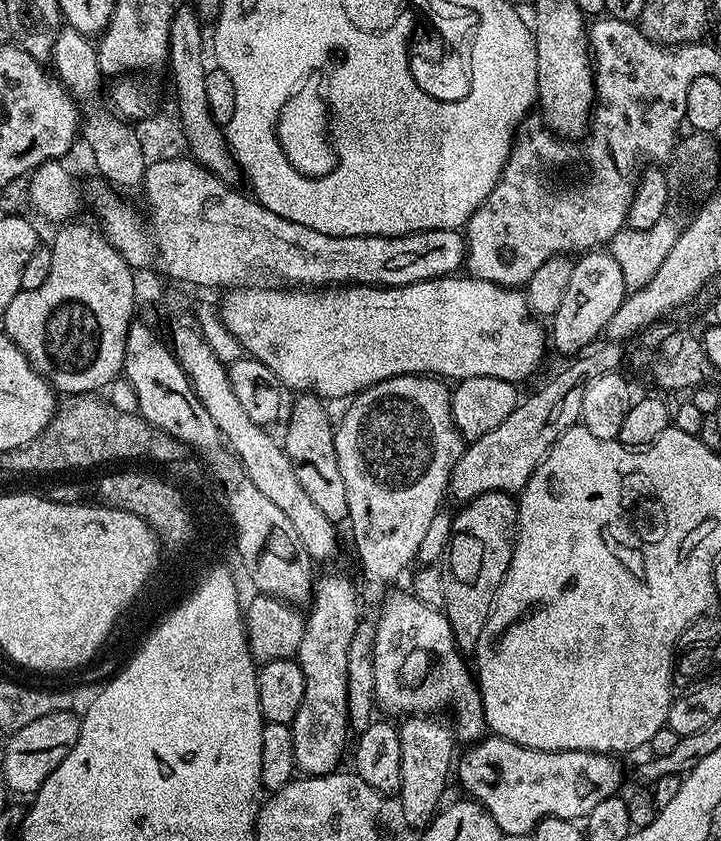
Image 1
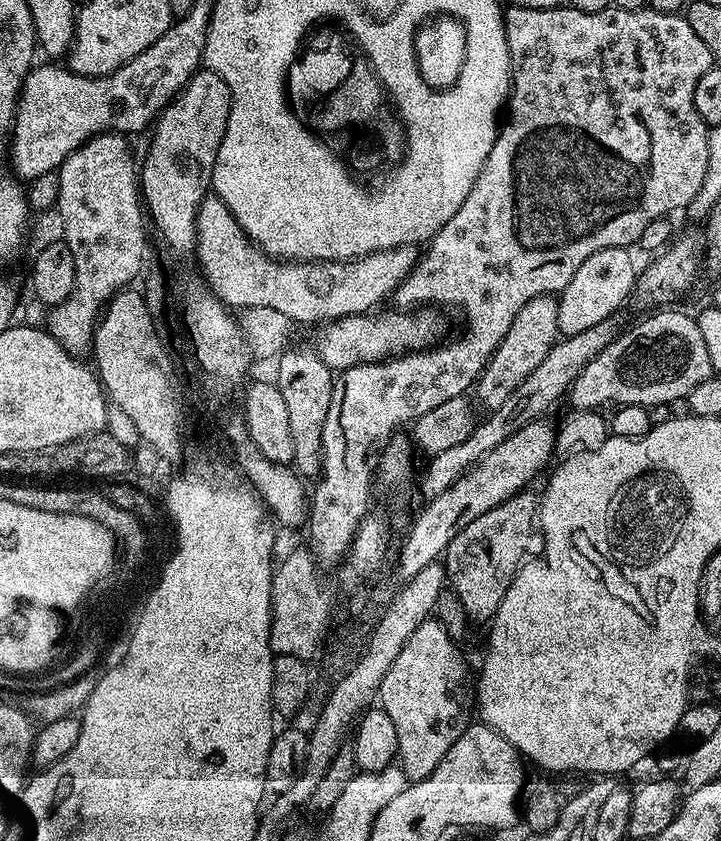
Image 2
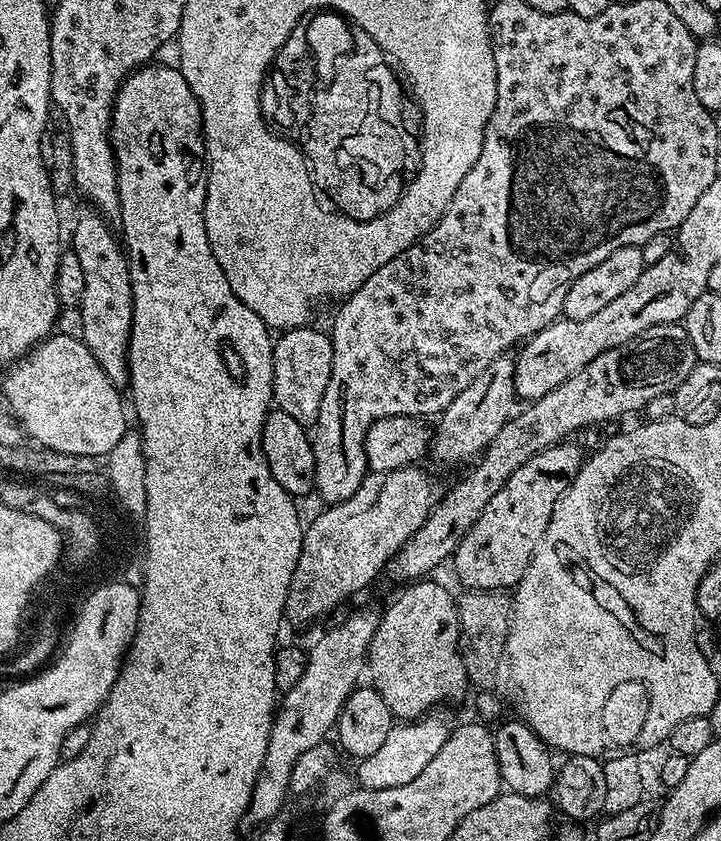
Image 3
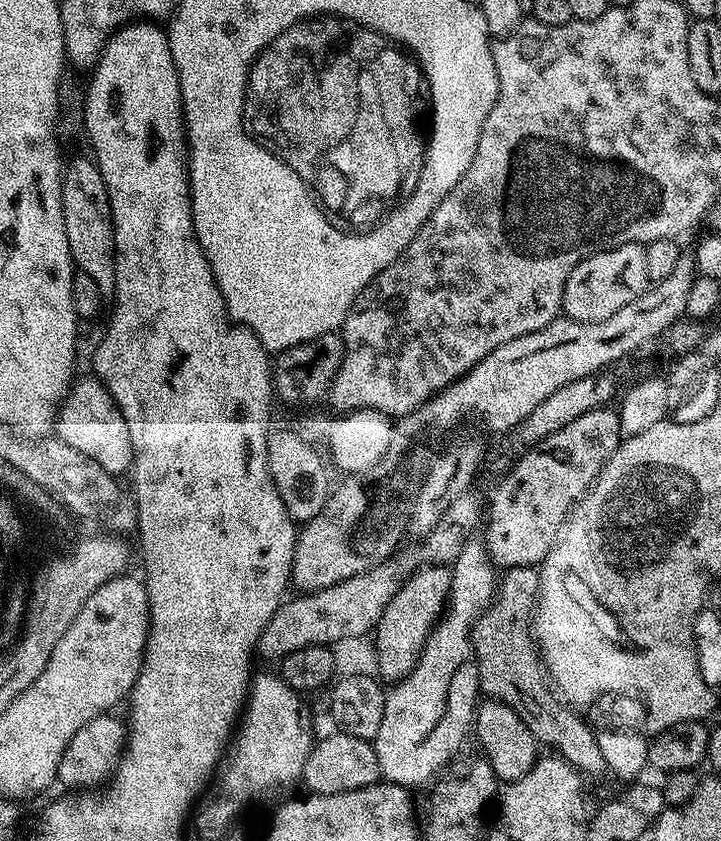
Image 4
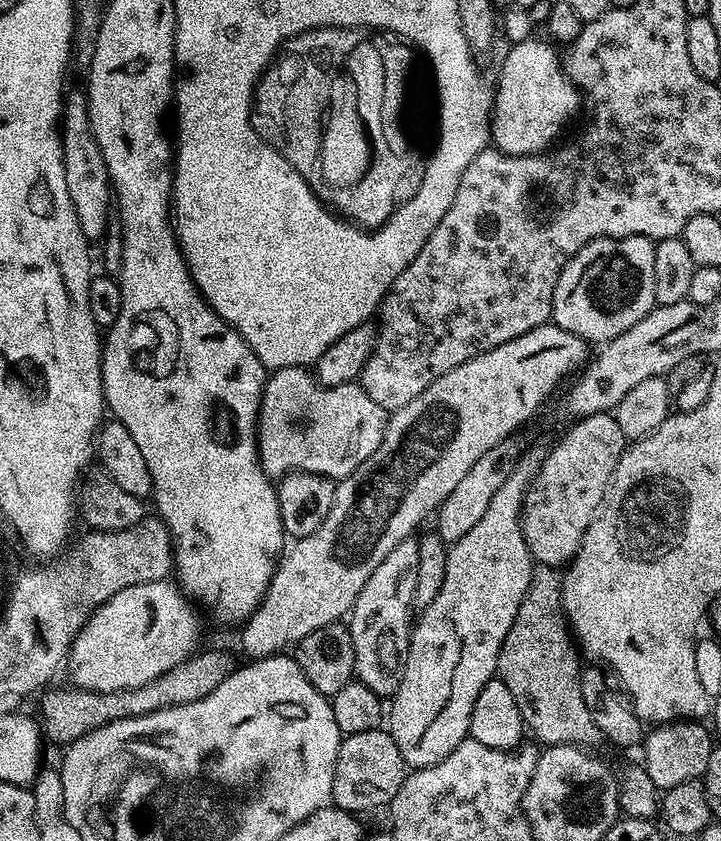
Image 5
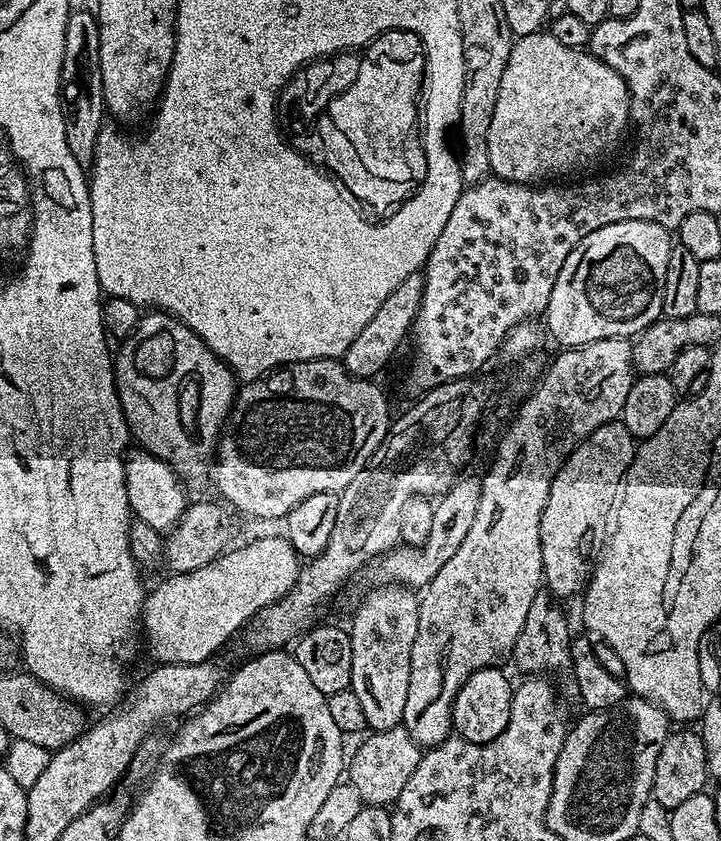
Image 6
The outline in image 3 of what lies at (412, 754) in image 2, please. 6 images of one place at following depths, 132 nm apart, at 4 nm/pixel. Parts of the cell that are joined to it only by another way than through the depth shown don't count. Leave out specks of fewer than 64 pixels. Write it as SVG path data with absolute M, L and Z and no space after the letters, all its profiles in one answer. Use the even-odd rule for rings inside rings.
M432 579L409 583L405 587L408 589L388 609L383 609L380 625L368 647L366 676L400 722L429 715L435 709L432 707L443 700L460 700L470 688L460 653L456 596Z

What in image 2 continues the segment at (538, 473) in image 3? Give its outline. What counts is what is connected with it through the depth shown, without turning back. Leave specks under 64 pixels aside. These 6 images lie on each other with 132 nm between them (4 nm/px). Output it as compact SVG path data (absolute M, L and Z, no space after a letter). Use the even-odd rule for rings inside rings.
M521 490L506 502L494 506L494 510L486 510L486 514L474 518L470 526L453 538L442 557L447 583L459 598L469 621L491 621L525 559L524 551L532 544L538 496L535 491L528 491Z

